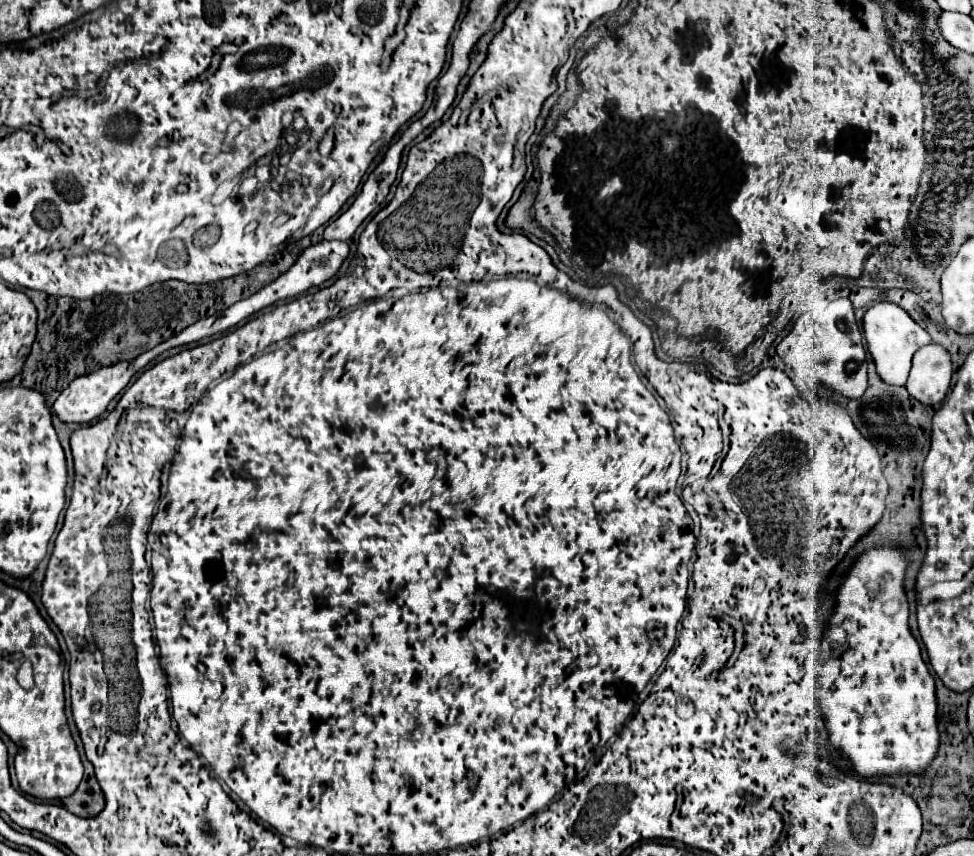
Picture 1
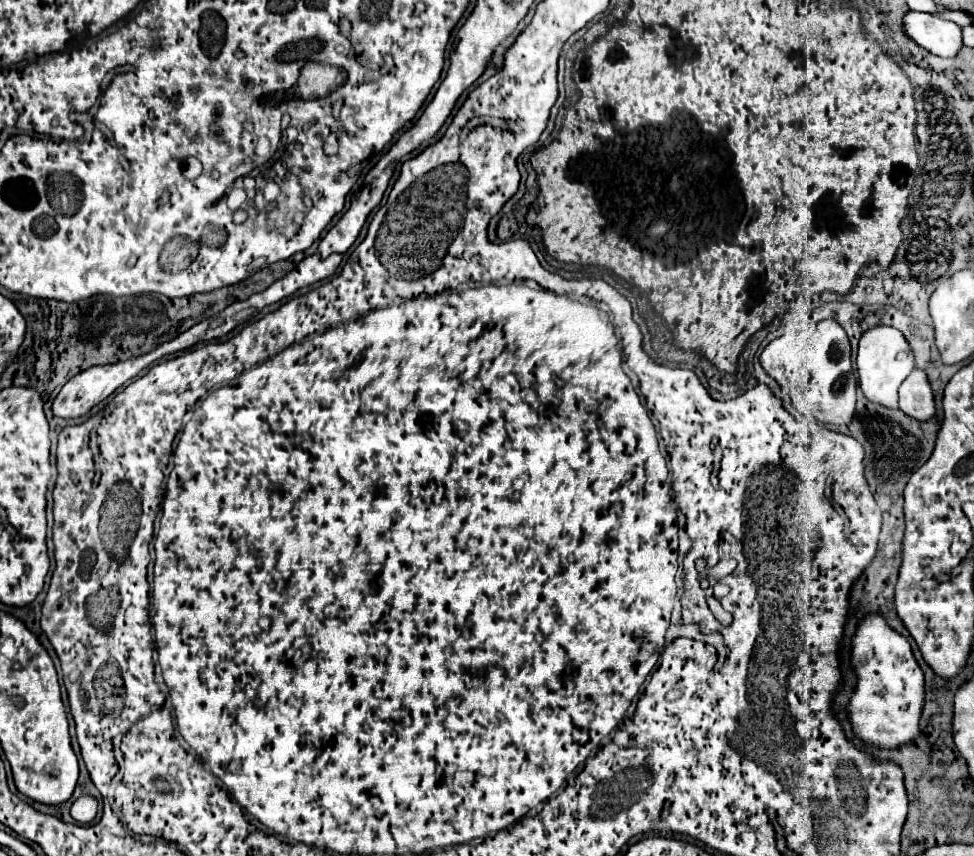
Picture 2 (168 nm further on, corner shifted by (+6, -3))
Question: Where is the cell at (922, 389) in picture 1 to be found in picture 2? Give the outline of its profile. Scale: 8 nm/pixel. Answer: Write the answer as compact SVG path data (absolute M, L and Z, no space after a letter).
M913 368L905 378L899 388L899 408L915 420L929 420L935 414L935 396L925 370Z

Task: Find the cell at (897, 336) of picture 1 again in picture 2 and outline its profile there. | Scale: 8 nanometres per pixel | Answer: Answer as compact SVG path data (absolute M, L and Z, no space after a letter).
M873 326L863 332L857 350L857 372L859 372L859 386L867 400L885 404L889 408L897 408L897 390L905 376L915 368L915 354L907 342L907 338L893 326Z

